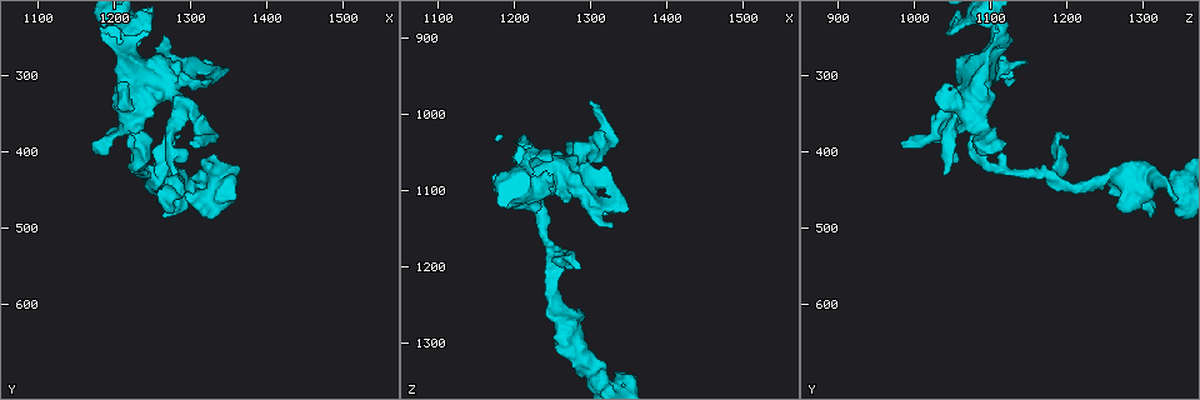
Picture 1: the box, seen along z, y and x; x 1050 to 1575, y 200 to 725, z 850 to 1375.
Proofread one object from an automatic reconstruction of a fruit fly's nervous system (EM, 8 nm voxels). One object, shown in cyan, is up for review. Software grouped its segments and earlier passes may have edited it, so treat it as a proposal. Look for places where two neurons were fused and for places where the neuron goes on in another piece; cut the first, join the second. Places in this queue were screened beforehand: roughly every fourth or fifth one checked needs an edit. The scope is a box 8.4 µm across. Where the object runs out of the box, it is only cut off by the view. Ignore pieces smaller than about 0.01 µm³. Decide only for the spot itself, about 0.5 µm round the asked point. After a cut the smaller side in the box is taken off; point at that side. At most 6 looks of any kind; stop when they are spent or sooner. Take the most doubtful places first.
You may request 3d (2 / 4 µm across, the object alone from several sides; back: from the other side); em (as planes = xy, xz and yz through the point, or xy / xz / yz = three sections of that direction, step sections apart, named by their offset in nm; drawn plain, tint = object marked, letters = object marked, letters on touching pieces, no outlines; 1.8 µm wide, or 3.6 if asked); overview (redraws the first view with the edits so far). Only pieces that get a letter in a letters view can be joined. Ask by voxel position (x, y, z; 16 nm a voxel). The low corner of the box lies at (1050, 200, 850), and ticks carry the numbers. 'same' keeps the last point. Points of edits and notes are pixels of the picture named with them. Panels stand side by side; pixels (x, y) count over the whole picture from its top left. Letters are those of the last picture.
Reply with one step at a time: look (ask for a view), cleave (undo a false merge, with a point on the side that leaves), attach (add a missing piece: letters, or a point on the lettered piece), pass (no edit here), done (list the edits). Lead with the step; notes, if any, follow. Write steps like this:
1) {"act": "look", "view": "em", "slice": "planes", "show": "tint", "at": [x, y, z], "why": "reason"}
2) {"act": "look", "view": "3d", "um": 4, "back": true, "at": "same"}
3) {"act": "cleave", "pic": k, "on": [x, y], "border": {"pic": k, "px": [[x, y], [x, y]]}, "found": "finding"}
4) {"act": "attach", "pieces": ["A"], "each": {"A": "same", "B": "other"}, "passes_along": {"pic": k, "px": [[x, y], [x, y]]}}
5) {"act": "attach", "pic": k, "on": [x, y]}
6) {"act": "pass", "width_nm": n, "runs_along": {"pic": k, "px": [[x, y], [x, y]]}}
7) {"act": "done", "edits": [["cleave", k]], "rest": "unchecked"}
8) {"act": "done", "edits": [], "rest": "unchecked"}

{"act": "look", "view": "em", "slice": "planes", "show": "tint", "at": [1280, 430, 1045], "why": "branch stops here"}

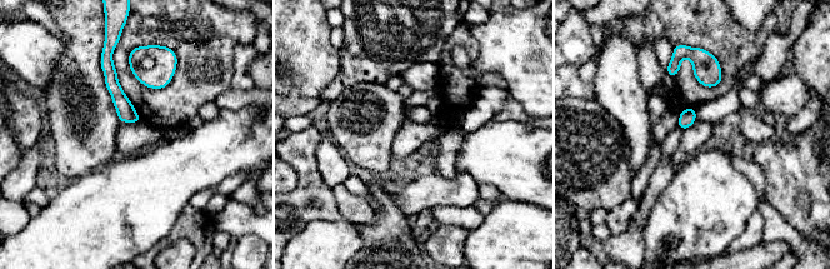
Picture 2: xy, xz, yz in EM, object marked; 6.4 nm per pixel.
{"act": "look", "view": "em", "slice": "planes", "show": "letters", "at": "same", "why": "see the neighbours"}

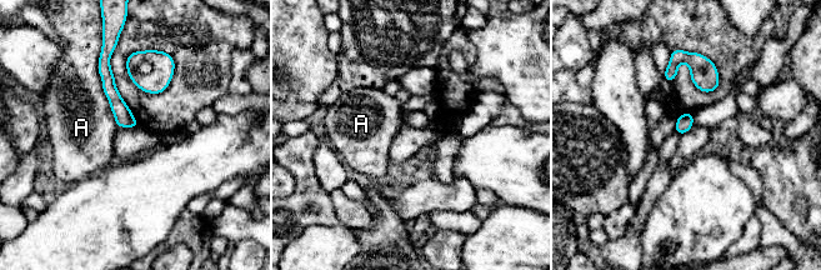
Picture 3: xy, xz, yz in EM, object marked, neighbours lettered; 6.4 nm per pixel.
{"act": "pass", "width_nm": 110, "each": {"A": "other"}, "border": {"pic": 3, "px": [[98, 58], [101, 89], [118, 126]]}, "found": "no lettered piece goes on from it"}

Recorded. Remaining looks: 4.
{"act": "look", "view": "3d", "um": 4, "at": [1180, 235, 1110], "why": "free end"}

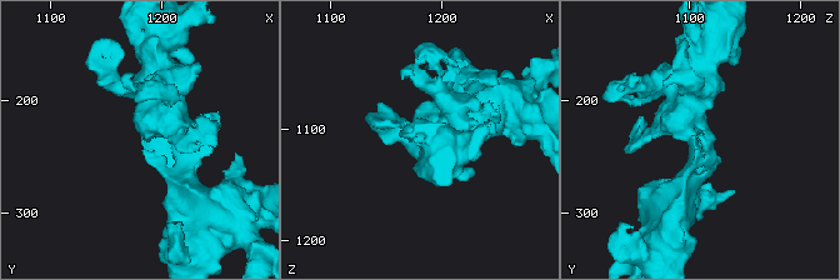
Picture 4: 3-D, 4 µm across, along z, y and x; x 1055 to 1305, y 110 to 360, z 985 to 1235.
{"act": "look", "view": "em", "slice": "planes", "show": "letters", "at": [1182, 238, 1110], "why": "now the EM"}

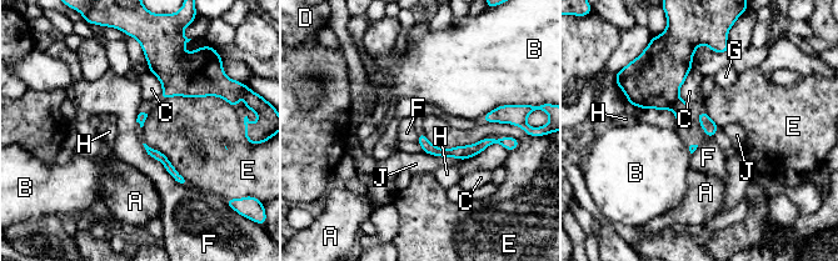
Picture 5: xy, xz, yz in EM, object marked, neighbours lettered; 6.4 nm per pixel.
{"act": "pass", "longest_contact_nm": ["J", 550], "each": {"A": "other", "B": "other", "C": "other", "D": "other", "E": "other", "F": "other", "G": "other", "H": "other", "J": "other"}, "found": "no lettered piece goes on from it"}

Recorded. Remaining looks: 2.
{"act": "look", "view": "3d", "um": 4, "at": [1255, 430, 1180], "why": "side arm on a straight run"}

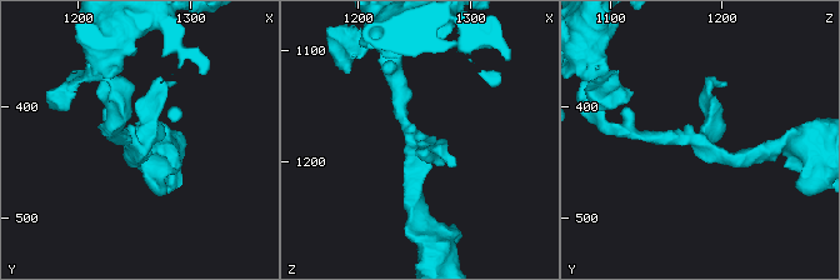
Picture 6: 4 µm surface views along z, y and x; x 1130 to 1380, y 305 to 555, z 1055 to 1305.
{"act": "look", "view": "em", "slice": "yz", "step": 16, "show": "letters", "at": [1250, 434, 1182], "arms": 3}

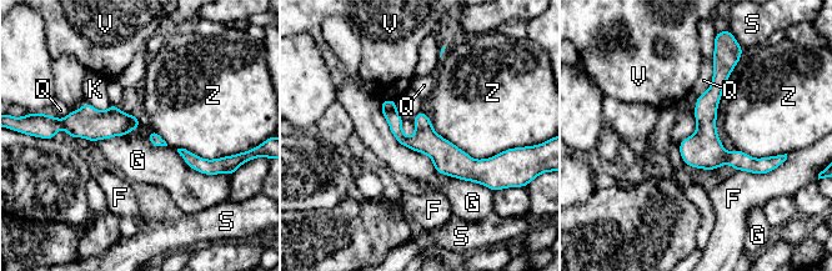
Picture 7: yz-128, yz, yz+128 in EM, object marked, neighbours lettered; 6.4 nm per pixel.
{"act": "pass", "each": {"F": "other", "G": "other", "K": "other", "Q": "other", "S": "other", "V": "other", "Z": "other"}, "found": "all the same neuron"}

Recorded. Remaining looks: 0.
{"act": "done", "edits": [], "rest": "unchecked"}

